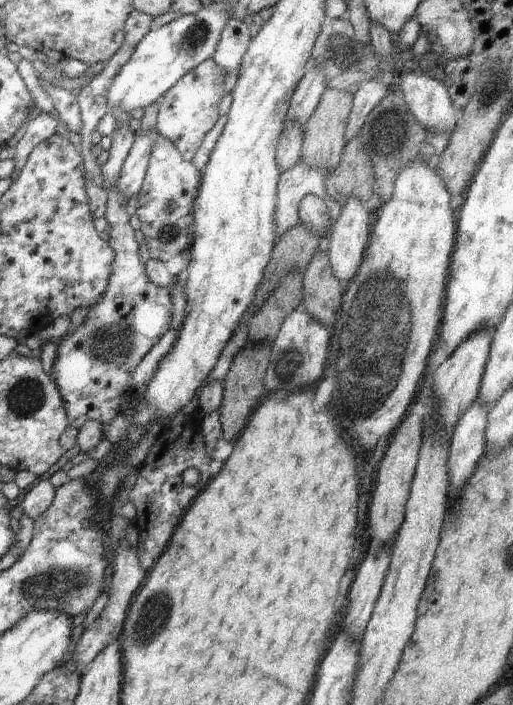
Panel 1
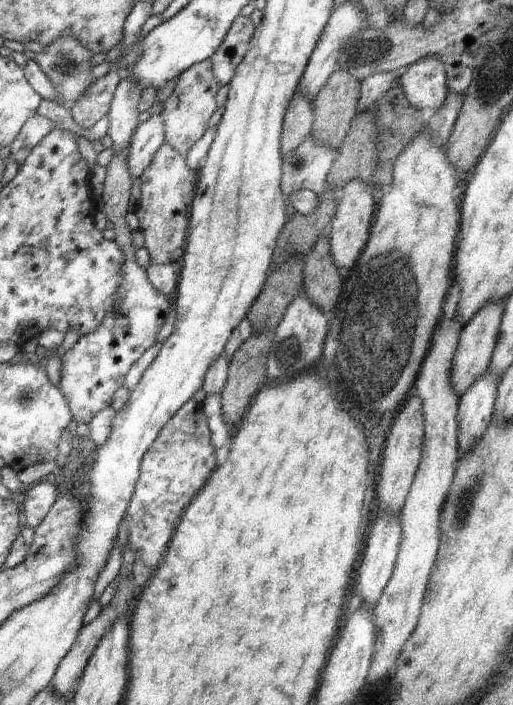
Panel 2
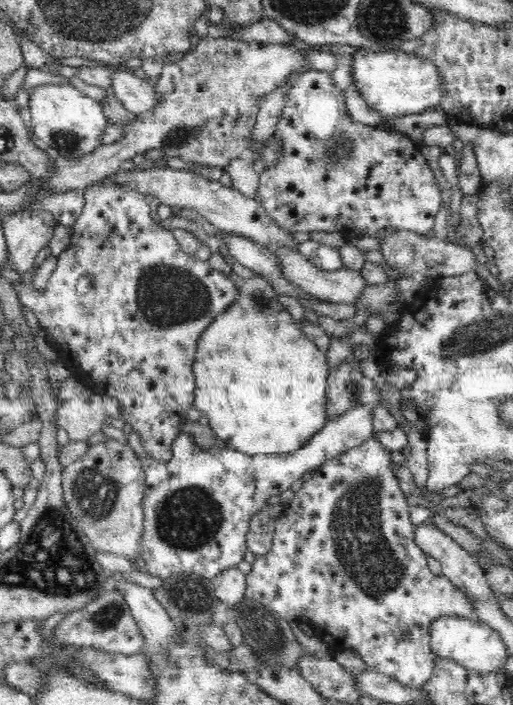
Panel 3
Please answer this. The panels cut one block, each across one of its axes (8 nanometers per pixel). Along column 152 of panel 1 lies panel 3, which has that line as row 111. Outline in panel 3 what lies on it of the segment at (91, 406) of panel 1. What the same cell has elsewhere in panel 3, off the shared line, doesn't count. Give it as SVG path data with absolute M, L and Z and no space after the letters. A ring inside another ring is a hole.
M308 70L302 74L294 86L286 94L286 104L283 107L283 114L279 119L276 136L282 139L282 150L280 158L274 166L268 170L259 173L258 192L253 196L256 202L259 202L265 211L274 219L274 222L288 232L352 232L356 234L369 234L371 237L378 235L387 235L390 231L402 229L405 231L414 231L420 235L425 235L434 228L434 216L442 206L442 197L440 197L440 185L436 181L434 170L430 168L422 153L420 153L419 144L415 143L410 137L403 133L390 132L388 130L378 129L376 126L365 126L362 123L354 123L346 111L344 90L340 90L333 85L333 78L330 73L320 70Z

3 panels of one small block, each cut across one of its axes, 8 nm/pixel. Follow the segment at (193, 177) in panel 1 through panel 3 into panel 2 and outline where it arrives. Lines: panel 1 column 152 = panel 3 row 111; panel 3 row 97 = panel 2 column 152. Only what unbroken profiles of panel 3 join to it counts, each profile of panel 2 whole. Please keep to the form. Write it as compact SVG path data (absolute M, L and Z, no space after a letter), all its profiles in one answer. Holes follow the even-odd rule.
M164 143L154 154L140 180L141 198L135 214L139 218L138 229L144 235L144 247L150 254L152 264L172 264L183 258L190 207L195 193L196 172L186 166L181 154Z

